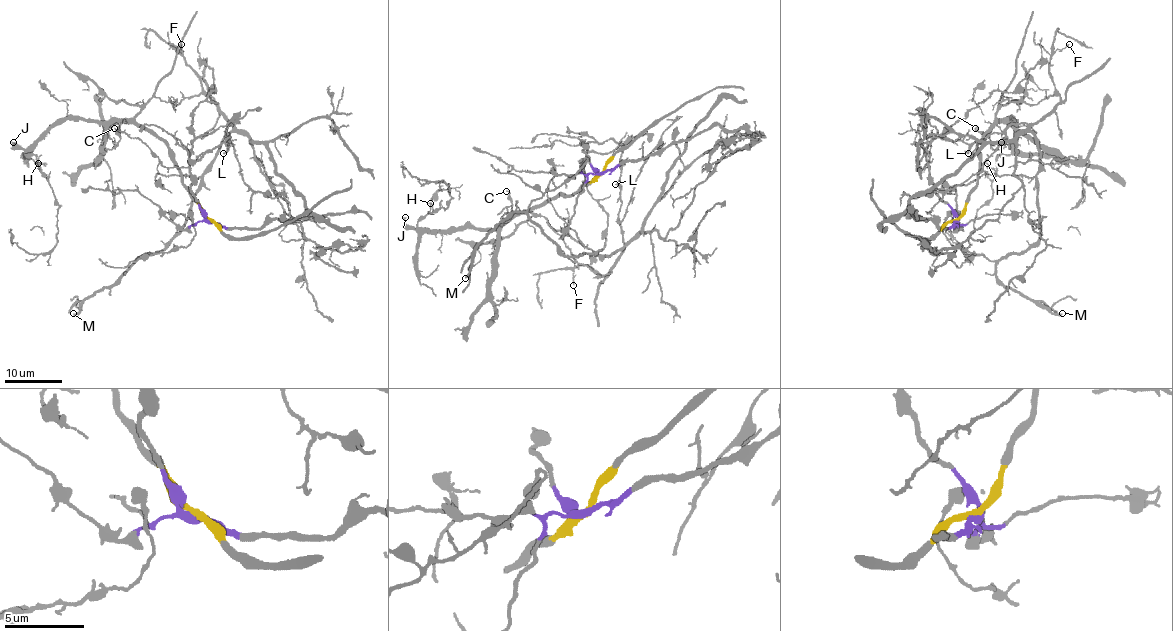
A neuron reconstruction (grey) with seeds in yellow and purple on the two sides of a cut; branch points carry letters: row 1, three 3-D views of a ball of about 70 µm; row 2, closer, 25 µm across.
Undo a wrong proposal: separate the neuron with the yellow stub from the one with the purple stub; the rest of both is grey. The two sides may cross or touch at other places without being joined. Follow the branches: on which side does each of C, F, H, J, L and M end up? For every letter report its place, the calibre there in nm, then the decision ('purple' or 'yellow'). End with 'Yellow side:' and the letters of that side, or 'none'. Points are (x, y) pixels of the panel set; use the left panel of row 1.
C: place (114, 128); calibre 130 nm; yellow
F: place (181, 44); calibre 140 nm; purple
H: place (38, 163); calibre 110 nm; yellow
J: place (13, 142); calibre 150 nm; yellow
L: place (223, 153); calibre 240 nm; purple
M: place (73, 313); calibre 280 nm; purple
Yellow side: C, H, J

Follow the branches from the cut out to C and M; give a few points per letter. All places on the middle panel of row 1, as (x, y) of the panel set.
C: (602, 172), (573, 195), (557, 194), (524, 212), (512, 209), (510, 194), (506, 191)
M: (600, 172), (582, 145), (615, 139), (616, 251), (565, 255), (513, 212), (464, 278)

